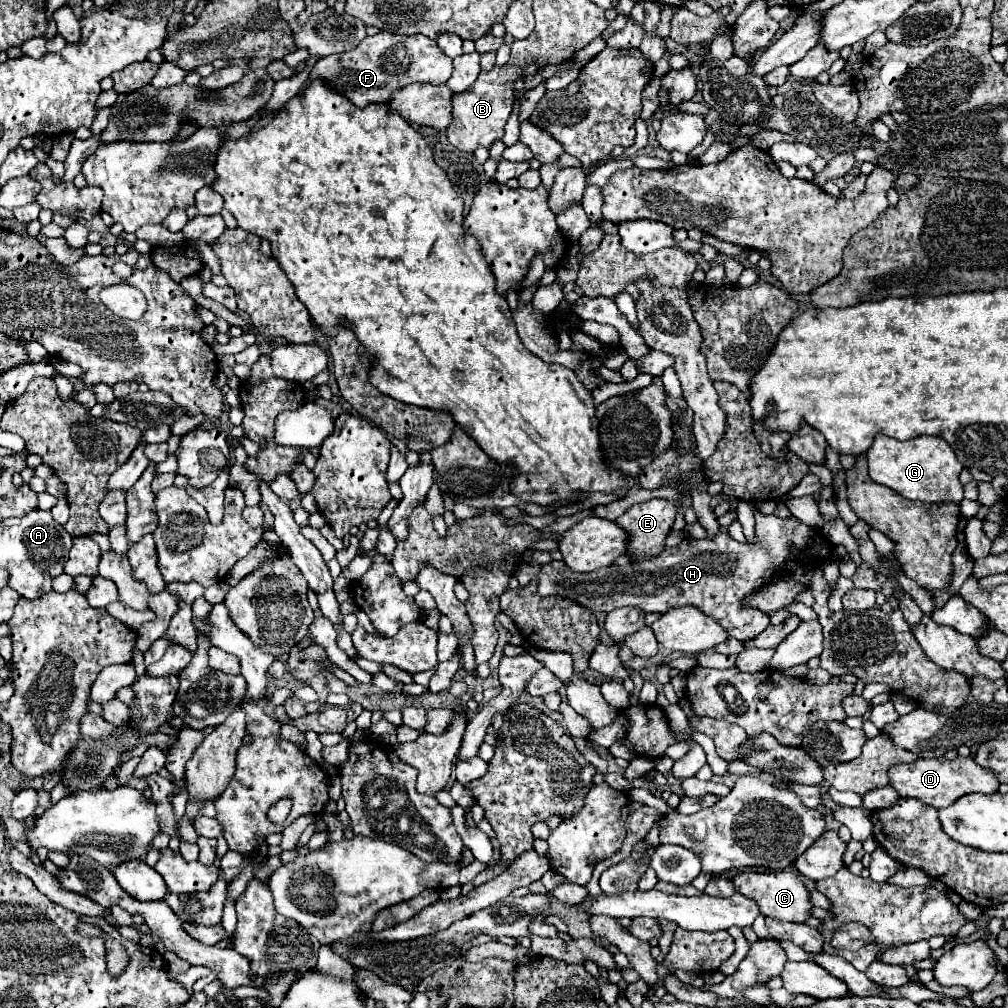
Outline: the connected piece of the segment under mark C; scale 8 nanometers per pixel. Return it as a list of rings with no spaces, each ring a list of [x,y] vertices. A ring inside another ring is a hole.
[[[743,871],[737,873],[733,879],[735,891],[743,893],[745,897],[753,899],[759,905],[761,915],[781,919],[781,921],[793,921],[793,923],[803,923],[809,917],[811,911],[811,901],[809,901],[809,891],[805,889],[803,881],[789,871],[773,871],[759,873],[755,871]]]

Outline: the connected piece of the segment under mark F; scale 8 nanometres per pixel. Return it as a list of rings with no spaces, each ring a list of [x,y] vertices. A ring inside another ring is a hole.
[[[379,31],[373,37],[365,37],[355,49],[347,53],[337,53],[319,59],[309,73],[309,81],[303,83],[299,95],[305,93],[311,81],[321,79],[333,91],[347,97],[357,107],[367,107],[371,103],[387,103],[391,93],[409,83],[431,83],[443,85],[453,73],[453,61],[439,49],[437,41],[431,41],[423,35],[403,37],[387,31]]]

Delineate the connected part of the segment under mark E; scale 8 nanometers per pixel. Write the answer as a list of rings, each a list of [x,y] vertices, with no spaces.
[[[651,499],[647,503],[635,503],[621,517],[615,519],[629,535],[627,555],[633,561],[643,557],[655,557],[663,551],[665,539],[671,533],[675,521],[675,505],[667,499]]]

